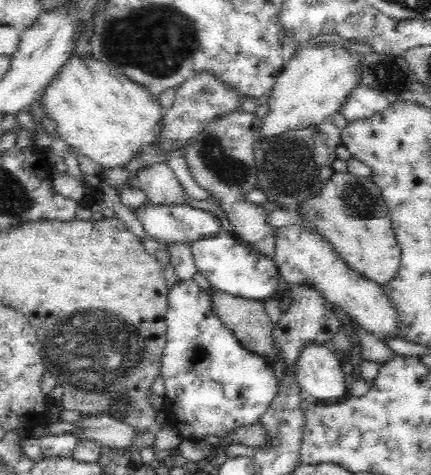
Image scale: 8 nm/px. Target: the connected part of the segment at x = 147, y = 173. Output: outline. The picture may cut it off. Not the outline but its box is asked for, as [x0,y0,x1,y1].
[136,163,187,205]

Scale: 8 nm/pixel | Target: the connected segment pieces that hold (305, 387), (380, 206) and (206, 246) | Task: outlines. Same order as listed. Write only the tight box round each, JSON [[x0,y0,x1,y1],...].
[[294,342,348,403],[298,172,401,287],[190,230,282,301]]

